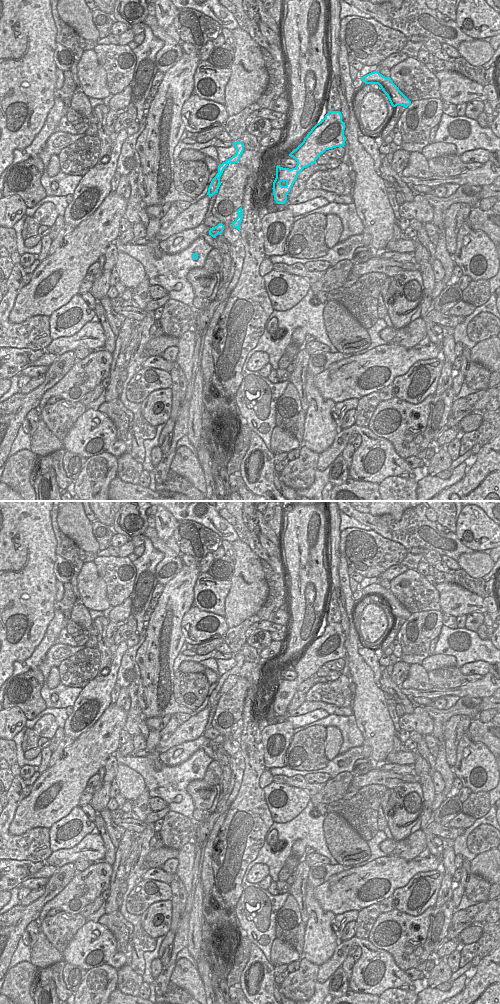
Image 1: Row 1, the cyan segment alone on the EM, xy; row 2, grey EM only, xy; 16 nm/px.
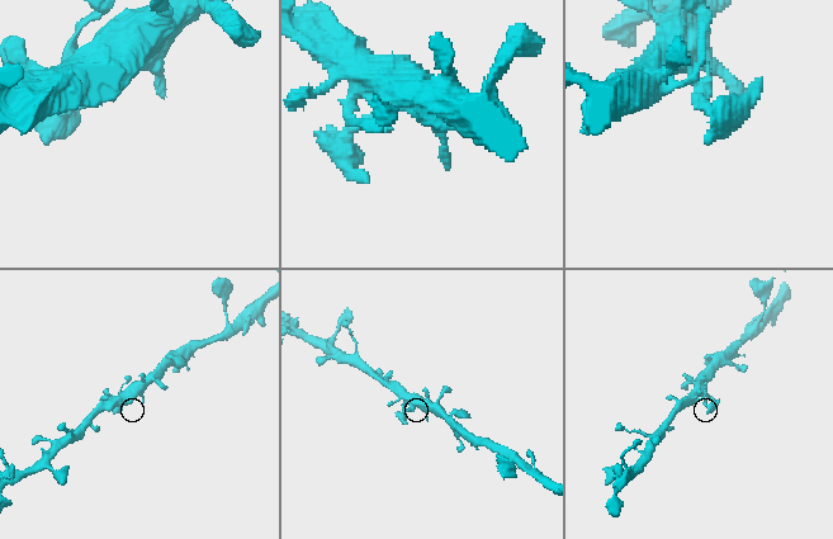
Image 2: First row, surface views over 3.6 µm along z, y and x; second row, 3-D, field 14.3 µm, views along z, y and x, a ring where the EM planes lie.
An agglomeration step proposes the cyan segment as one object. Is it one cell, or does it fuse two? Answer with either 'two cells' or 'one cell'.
two cells

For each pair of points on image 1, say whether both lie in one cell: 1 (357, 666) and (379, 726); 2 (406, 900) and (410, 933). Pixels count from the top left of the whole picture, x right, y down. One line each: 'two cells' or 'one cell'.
1: one cell
2: two cells

